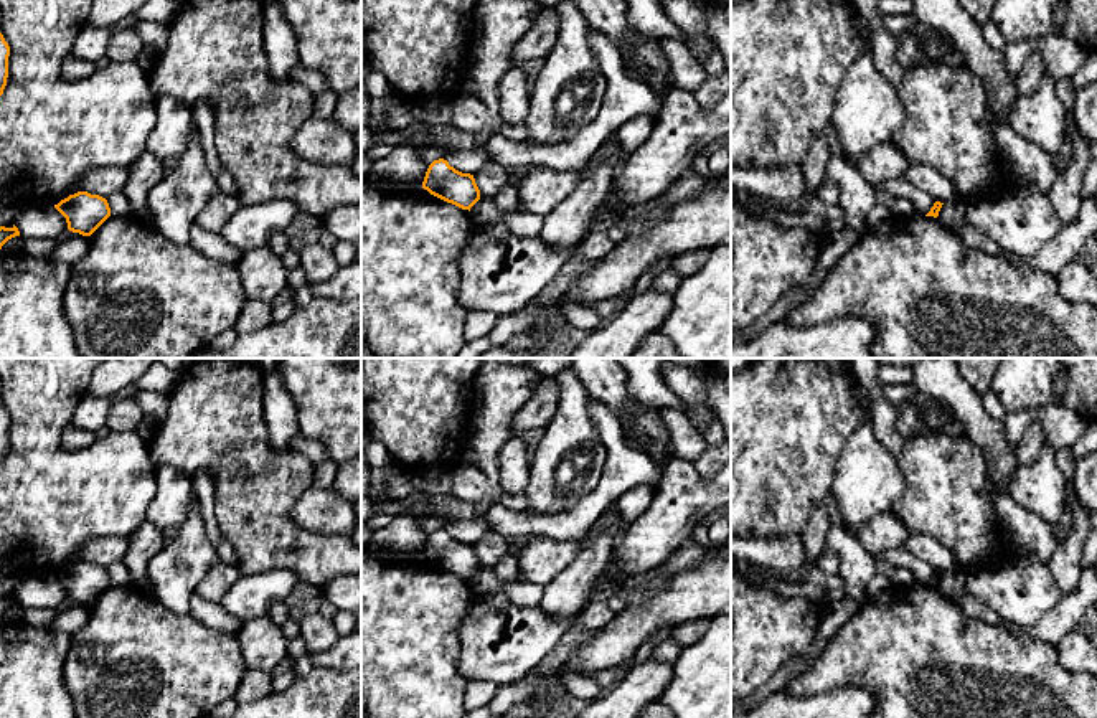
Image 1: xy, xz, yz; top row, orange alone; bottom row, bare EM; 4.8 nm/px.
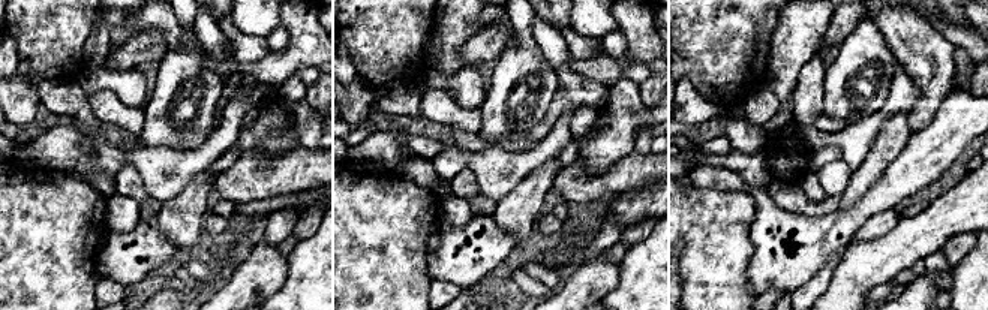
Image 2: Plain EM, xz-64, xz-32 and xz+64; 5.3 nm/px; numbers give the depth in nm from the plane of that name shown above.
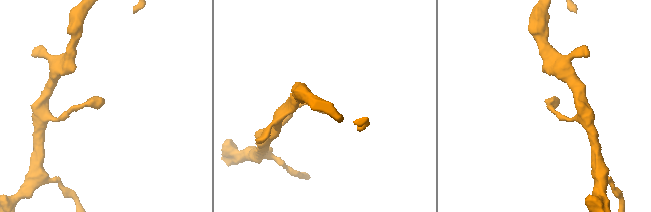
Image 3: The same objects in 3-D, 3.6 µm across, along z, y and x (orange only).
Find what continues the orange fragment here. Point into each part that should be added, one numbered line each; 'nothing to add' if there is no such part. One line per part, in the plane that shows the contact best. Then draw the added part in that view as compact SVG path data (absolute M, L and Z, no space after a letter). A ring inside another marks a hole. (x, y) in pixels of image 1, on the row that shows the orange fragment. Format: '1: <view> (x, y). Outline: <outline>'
nothing to add

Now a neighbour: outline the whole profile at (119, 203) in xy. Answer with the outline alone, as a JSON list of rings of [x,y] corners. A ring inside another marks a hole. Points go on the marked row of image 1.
[[[119,191],[106,198],[111,208],[112,216],[127,216],[132,215],[132,206],[129,198]]]

